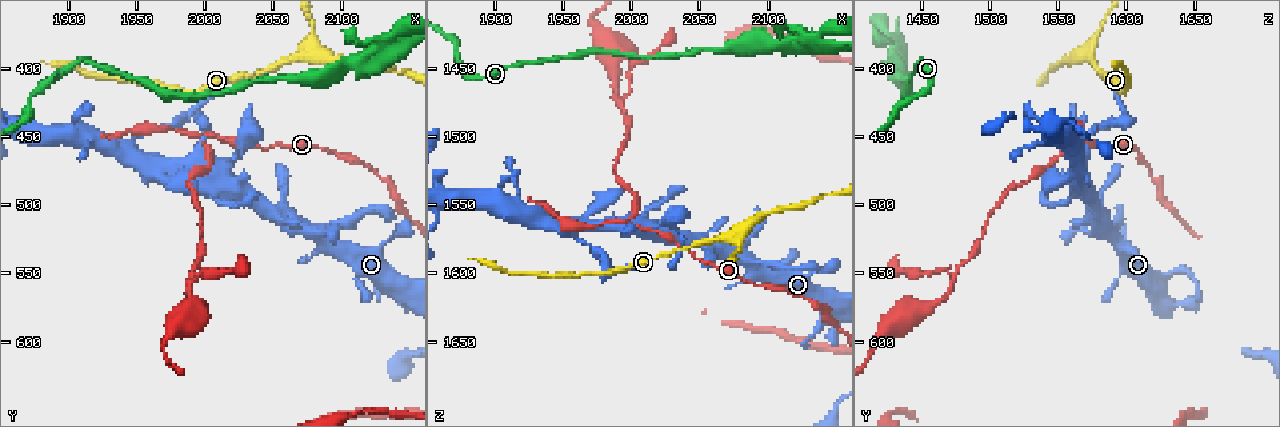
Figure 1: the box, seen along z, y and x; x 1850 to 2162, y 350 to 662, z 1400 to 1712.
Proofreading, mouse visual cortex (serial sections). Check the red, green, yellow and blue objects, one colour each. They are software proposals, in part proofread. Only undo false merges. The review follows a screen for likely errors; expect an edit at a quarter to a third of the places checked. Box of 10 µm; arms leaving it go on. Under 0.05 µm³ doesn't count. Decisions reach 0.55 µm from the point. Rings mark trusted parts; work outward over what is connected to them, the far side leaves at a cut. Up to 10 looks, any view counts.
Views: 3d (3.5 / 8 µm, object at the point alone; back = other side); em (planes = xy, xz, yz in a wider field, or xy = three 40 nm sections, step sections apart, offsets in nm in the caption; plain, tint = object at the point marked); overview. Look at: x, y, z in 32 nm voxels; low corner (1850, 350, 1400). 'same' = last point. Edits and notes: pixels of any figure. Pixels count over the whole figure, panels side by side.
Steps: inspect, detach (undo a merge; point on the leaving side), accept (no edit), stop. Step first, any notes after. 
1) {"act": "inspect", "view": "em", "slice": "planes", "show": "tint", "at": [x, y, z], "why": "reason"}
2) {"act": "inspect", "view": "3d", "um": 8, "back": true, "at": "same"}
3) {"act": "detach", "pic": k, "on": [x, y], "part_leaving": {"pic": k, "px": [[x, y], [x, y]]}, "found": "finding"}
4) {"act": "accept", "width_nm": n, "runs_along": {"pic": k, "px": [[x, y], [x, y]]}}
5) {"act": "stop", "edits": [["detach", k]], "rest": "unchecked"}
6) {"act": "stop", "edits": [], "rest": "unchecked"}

{"act": "inspect", "view": "3d", "um": 3.5, "at": [2068, 394, 1574], "why": "side arm on a straight run"}

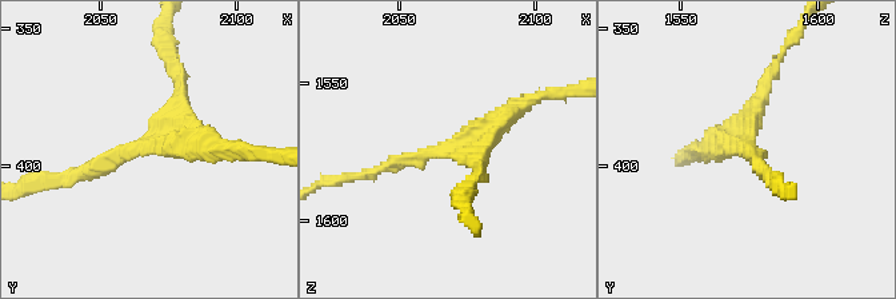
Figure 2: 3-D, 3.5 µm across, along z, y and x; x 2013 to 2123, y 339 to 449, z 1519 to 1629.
{"act": "inspect", "view": "em", "slice": "xy", "step": 1, "show": "tint", "at": [2070, 394, 1573], "arms": 3, "arm_widths_nm": [150, 150, 250]}

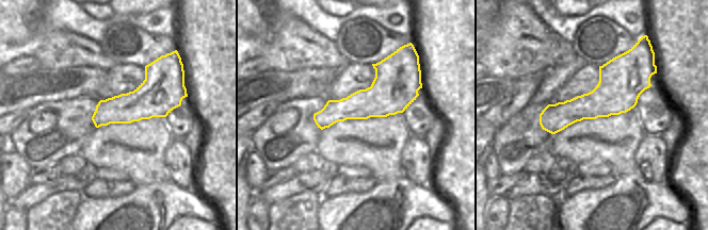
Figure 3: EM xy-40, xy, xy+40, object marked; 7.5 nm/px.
{"act": "accept", "runs_along": {"pic": 2, "px": [[375, 174], [452, 147], [530, 102]]}, "found": "all the same cell"}

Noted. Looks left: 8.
{"act": "inspect", "view": "3d", "um": 3.5, "at": [2088, 522, 1588], "why": "sharp bend"}

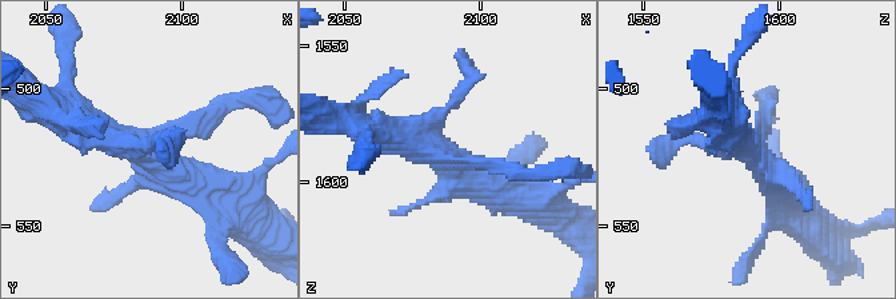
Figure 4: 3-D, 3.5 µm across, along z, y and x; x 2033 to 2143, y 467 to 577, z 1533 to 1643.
{"act": "inspect", "view": "em", "slice": "xy", "step": 2, "show": "tint", "at": [2088, 523, 1591], "why": "now the EM"}

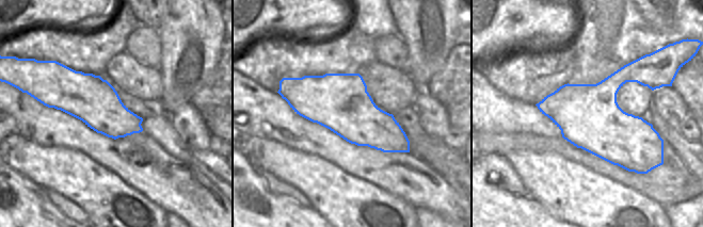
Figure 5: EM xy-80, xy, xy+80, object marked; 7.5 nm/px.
{"act": "accept", "width_nm": 440, "runs_along": {"pic": 4, "px": [[218, 194], [75, 119]]}, "found": "all the same cell"}

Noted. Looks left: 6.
{"act": "inspect", "view": "3d", "um": 3.5, "back": true, "at": [1942, 460, 1564], "why": "two arms in line, one across"}

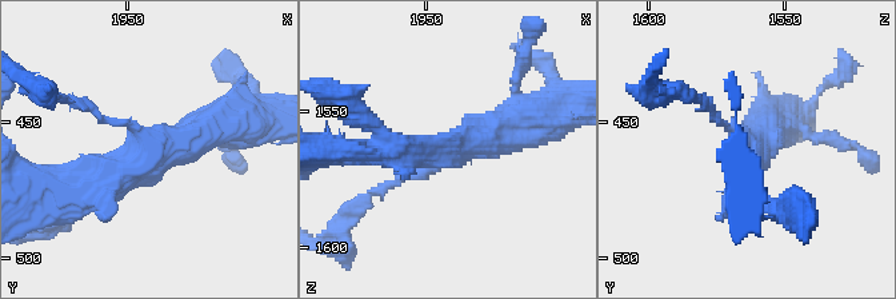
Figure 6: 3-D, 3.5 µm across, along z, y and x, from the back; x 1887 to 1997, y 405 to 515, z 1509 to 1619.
{"act": "inspect", "view": "em", "slice": "planes", "show": "plain", "at": [1940, 460, 1564], "arms": 3, "arm_widths_nm": [100, 400, 450]}

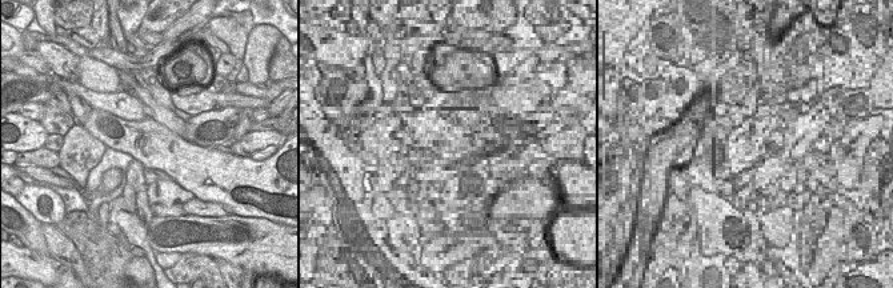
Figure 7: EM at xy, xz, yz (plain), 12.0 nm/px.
{"act": "inspect", "view": "em", "slice": "planes", "show": "tint", "at": "same", "why": "where the object lies"}

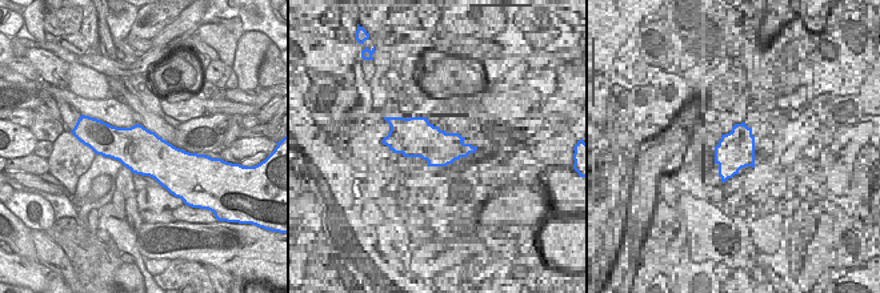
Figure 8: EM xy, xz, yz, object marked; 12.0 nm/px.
{"act": "detach", "pic": 6, "on": [380, 191], "part_leaving": {"pic": 6, "px": [[418, 174], [348, 211], [336, 250]]}, "found": "two cells meet here"}

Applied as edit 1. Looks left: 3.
{"act": "inspect", "view": "3d", "um": 3.5, "at": [1998, 452, 1564]}

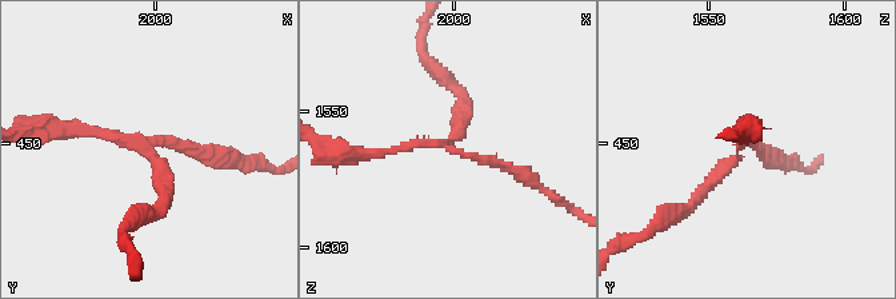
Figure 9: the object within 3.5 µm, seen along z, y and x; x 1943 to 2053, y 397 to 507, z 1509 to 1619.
{"act": "inspect", "view": "em", "slice": "xy", "step": 2, "show": "tint", "at": [1997, 449, 1564], "arms": 3, "arm_widths_nm": [100, 150, 200], "why": "shape alone is not enough"}

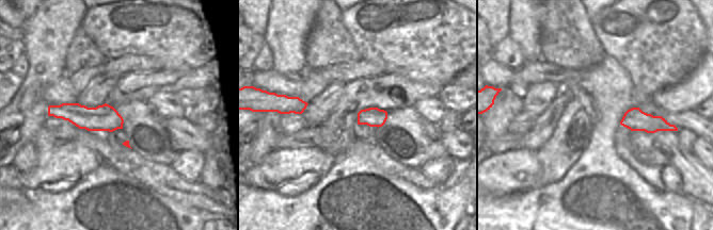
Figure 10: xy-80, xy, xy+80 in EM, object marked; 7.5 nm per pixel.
{"act": "detach", "pic": 9, "on": [158, 186], "part_leaving": {"pic": 9, "px": [[152, 155], [164, 204], [124, 228]]}, "found": "two cells meet here"}

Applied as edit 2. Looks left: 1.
{"act": "stop", "edits": [["detach", 6], ["detach", 9]], "rest": "unchecked"}

